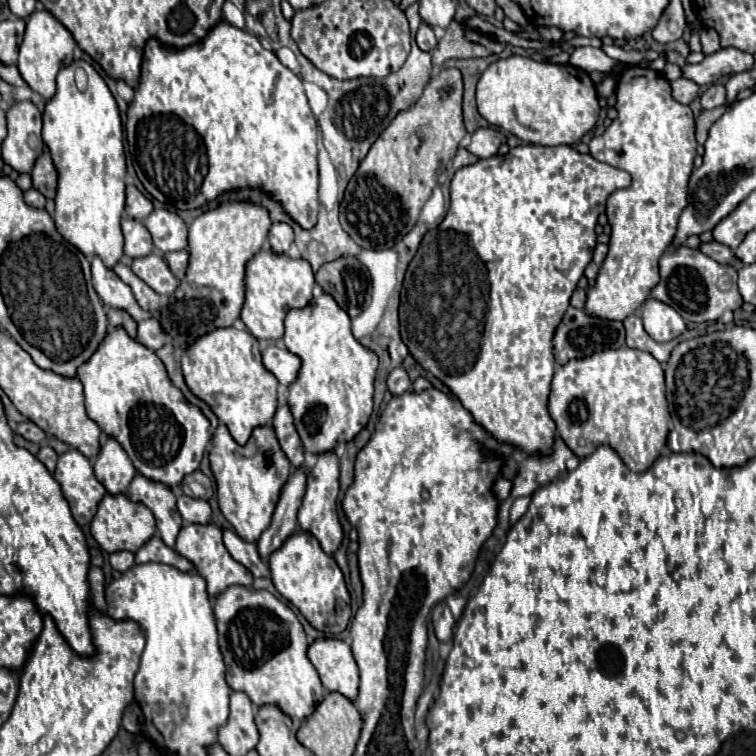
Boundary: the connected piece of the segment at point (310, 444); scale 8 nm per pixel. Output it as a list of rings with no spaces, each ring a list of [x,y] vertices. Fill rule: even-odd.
[[[326,293],[312,299],[304,309],[290,309],[284,327],[286,349],[302,361],[296,381],[288,385],[286,397],[302,449],[312,455],[330,453],[340,441],[352,441],[368,425],[378,355],[354,339],[348,313]]]

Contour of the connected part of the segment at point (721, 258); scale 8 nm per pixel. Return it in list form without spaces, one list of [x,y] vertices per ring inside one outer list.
[[[708,241],[708,243],[700,243],[700,247],[698,247],[702,253],[706,253],[708,257],[712,257],[712,259],[716,259],[718,263],[728,263],[728,265],[740,265],[740,261],[734,257],[734,253],[726,247],[726,245],[722,245],[722,243],[716,243],[716,241]]]

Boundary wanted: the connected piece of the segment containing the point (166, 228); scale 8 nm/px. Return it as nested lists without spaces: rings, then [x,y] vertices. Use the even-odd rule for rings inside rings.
[[[156,209],[142,223],[150,231],[158,251],[170,253],[170,251],[186,249],[188,227],[176,213],[170,213],[166,209]]]

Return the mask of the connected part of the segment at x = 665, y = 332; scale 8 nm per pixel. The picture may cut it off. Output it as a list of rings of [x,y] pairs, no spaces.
[[[648,297],[642,305],[642,323],[646,325],[646,333],[654,337],[654,341],[672,341],[680,333],[686,331],[684,319],[666,303]]]

